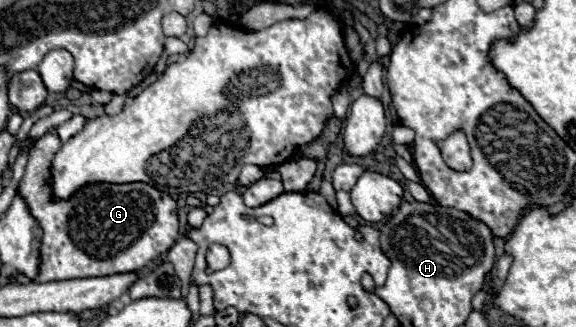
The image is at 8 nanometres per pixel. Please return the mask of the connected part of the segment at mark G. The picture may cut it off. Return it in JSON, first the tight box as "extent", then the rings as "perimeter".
{"extent":[17,132,179,282],"perimeter":[[[57,132],[43,134],[31,148],[29,160],[25,166],[25,174],[19,180],[17,194],[27,202],[31,216],[43,228],[41,238],[41,254],[39,254],[39,272],[35,282],[51,282],[51,280],[67,280],[67,278],[89,278],[89,276],[111,276],[137,272],[149,262],[159,260],[177,240],[179,236],[179,220],[177,220],[177,204],[175,200],[151,184],[85,184],[79,188],[69,200],[55,200],[51,180],[51,160],[61,148],[61,138]]]}

